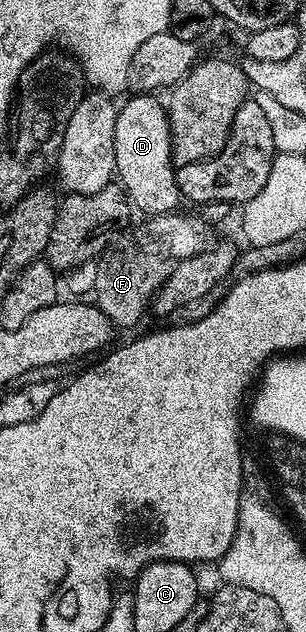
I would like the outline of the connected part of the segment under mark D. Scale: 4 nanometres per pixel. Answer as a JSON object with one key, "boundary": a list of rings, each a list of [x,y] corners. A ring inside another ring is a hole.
{"boundary":[[[141,92],[132,95],[125,104],[120,105],[115,122],[115,162],[116,177],[130,199],[130,203],[143,211],[144,215],[174,213],[181,204],[176,182],[176,169],[172,164],[172,146],[170,144],[170,124],[166,105],[156,99],[156,95]]]}

